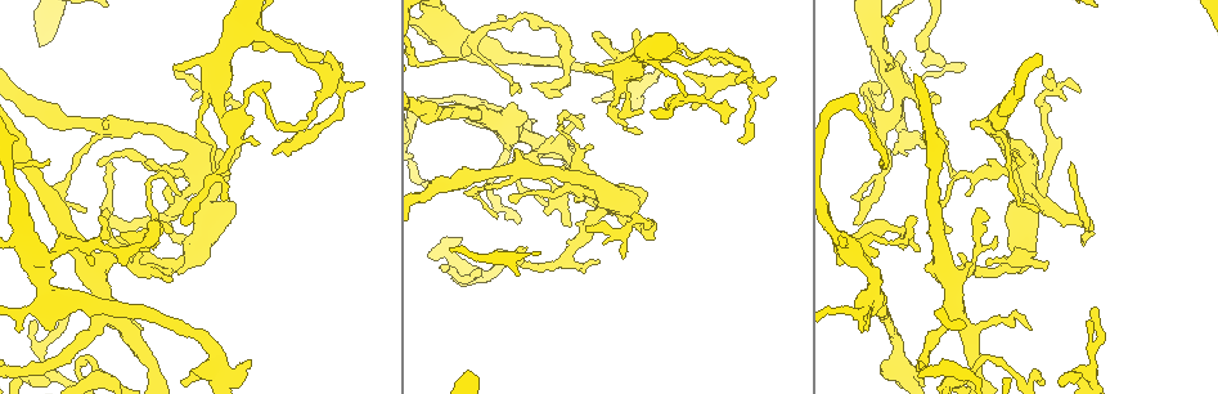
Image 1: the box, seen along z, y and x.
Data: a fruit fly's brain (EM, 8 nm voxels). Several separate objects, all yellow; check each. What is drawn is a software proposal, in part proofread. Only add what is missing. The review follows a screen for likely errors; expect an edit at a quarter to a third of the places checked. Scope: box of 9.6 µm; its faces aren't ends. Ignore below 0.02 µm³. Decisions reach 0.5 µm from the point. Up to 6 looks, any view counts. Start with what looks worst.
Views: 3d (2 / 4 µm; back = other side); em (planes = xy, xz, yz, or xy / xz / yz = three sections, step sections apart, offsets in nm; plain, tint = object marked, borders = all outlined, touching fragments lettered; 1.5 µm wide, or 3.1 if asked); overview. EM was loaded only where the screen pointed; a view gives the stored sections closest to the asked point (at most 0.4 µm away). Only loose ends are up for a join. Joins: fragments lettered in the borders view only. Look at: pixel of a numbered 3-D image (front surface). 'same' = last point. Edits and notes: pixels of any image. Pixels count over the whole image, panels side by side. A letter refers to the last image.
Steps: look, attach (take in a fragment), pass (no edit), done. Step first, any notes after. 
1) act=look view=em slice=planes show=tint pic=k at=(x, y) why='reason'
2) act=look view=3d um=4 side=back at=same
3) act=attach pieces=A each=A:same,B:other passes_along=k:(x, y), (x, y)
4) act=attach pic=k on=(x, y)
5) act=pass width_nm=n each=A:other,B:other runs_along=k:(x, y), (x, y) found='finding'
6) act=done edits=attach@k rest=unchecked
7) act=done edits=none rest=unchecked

act=look view=3d um=2 pic=1 at=(514, 150) why='three-way junction'

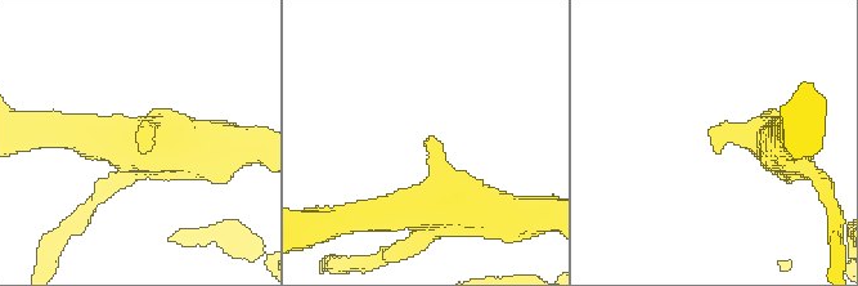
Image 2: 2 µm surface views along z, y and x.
act=look view=em slice=planes show=tint pic=2 at=(716, 153) arms=3 arm_widths_nm=200,240,340

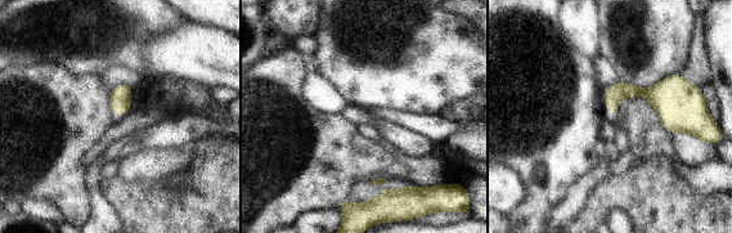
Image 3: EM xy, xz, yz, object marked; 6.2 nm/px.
act=look view=em slice=planes show=borders at=same

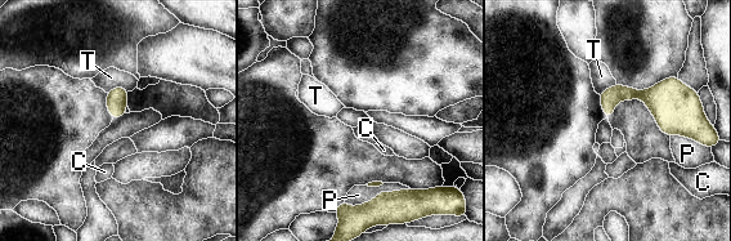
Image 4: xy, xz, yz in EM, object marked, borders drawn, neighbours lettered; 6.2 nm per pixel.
act=pass longest_contact=P:420nm each=C:other,P:other,T:other found='no lettered fragment goes on from it'

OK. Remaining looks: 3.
act=look view=3d um=4 pic=1 at=(1077, 90) why='tapers out'

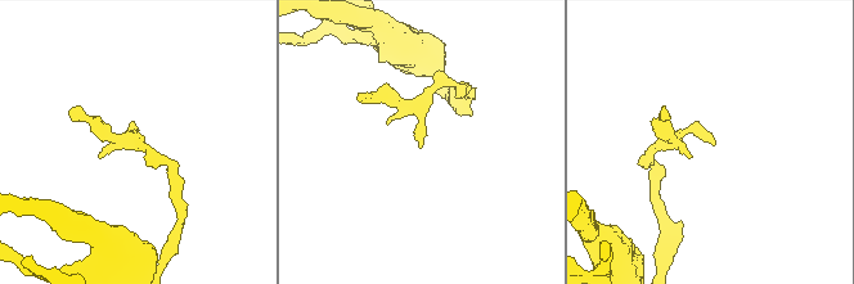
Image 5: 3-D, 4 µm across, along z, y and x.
act=look view=em slice=xy step=4 show=tint pic=5 at=(712, 142) why='now the EM'

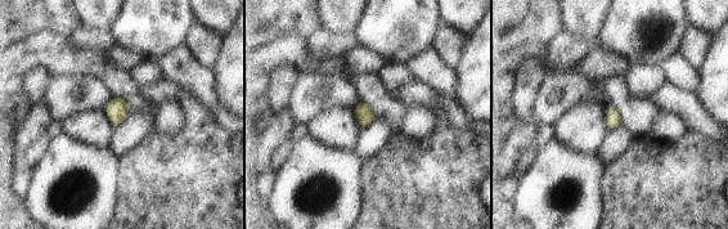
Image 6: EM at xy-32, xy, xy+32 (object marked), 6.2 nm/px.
act=look view=em slice=planes show=borders at=same

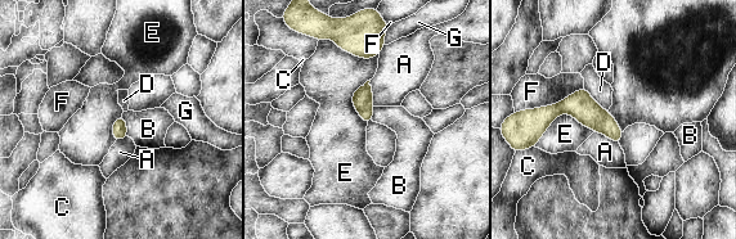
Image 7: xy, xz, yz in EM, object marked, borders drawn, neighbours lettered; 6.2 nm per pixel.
act=pass each=A:other,B:other,C:other,D:other,E:other,F:other,G:other found='none of them fits'

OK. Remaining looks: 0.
act=done edits=none rest=unchecked

